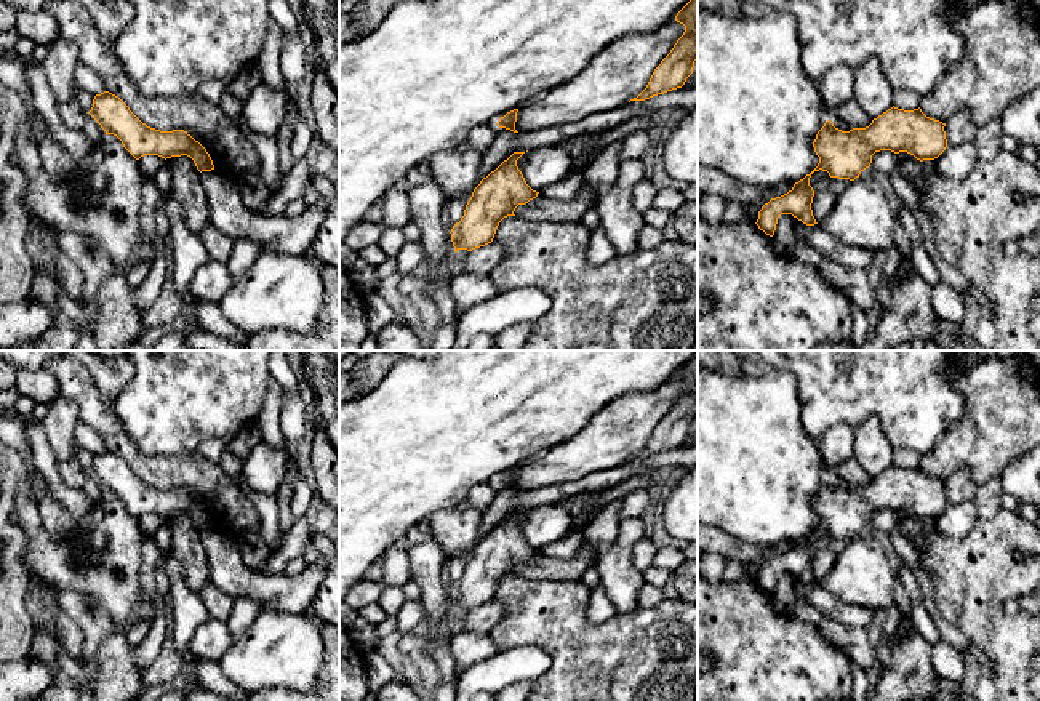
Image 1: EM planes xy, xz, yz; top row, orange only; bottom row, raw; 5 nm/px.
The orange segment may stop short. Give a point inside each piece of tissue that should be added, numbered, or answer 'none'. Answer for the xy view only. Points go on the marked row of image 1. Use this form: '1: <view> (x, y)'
none

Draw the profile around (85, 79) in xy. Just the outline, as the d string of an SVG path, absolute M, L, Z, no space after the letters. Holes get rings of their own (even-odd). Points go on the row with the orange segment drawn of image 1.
M80 62L75 69L75 85L80 90L91 93L93 96L107 91L102 83L102 78L94 70L91 70L90 67L86 67Z

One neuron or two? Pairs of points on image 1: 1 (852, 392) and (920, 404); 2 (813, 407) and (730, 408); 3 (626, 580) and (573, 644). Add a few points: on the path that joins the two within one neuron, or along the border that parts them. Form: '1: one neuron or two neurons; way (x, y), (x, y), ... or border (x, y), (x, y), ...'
1: one neuron; way (869, 392), (903, 392)
2: two neurons; border (786, 372), (796, 380), (800, 424), (816, 440)
3: two neurons; border (636, 607), (626, 613), (616, 613)

